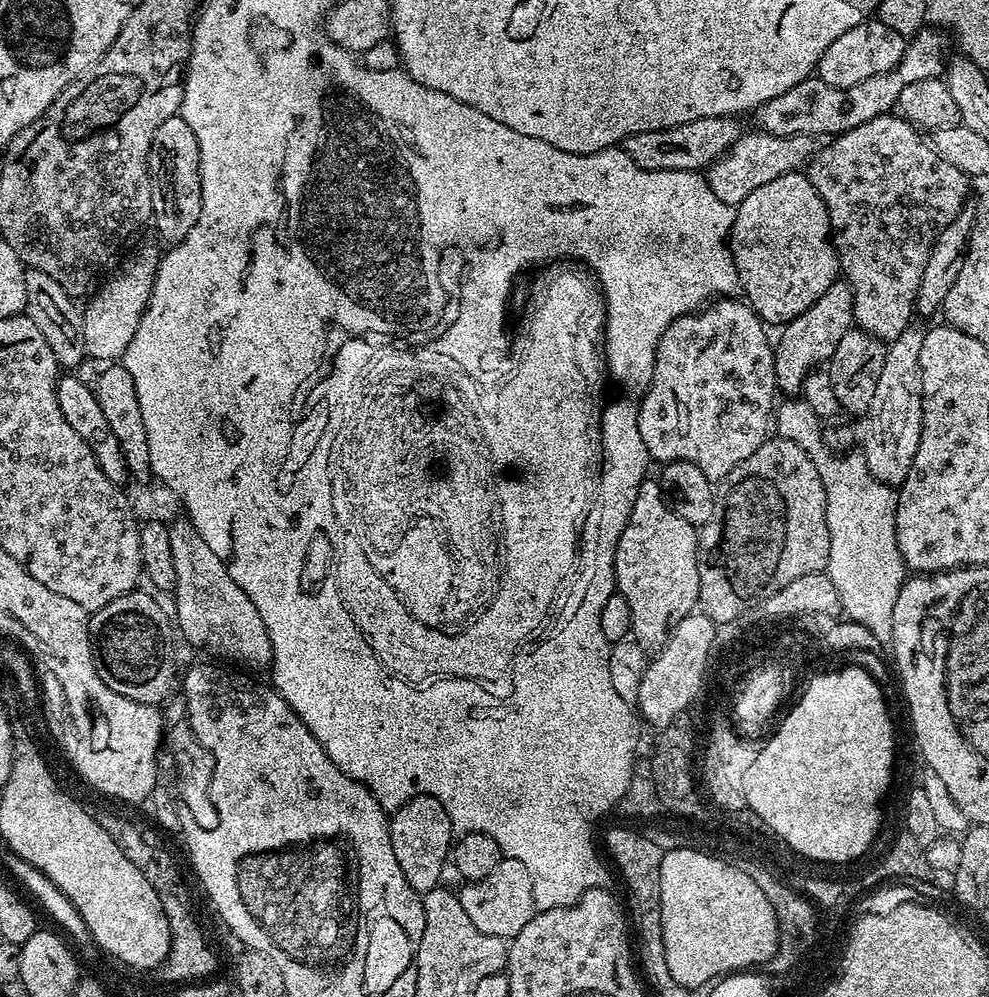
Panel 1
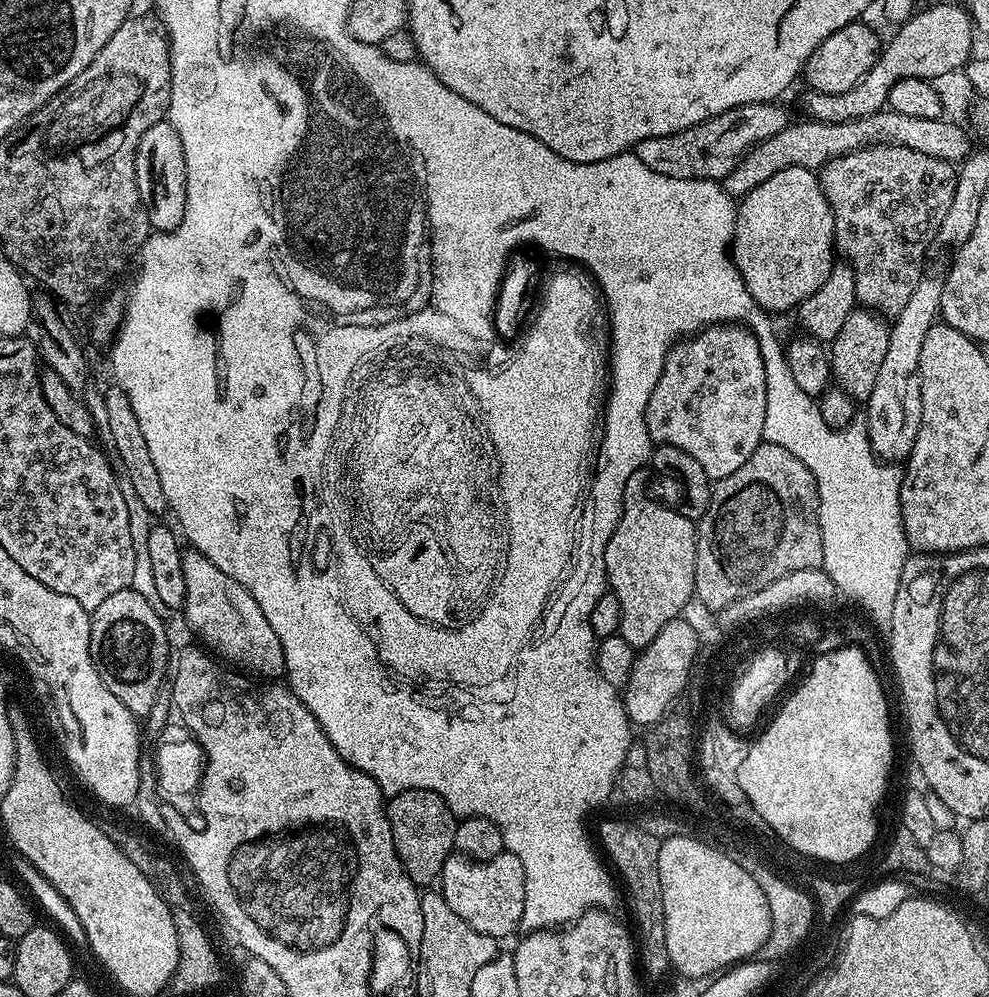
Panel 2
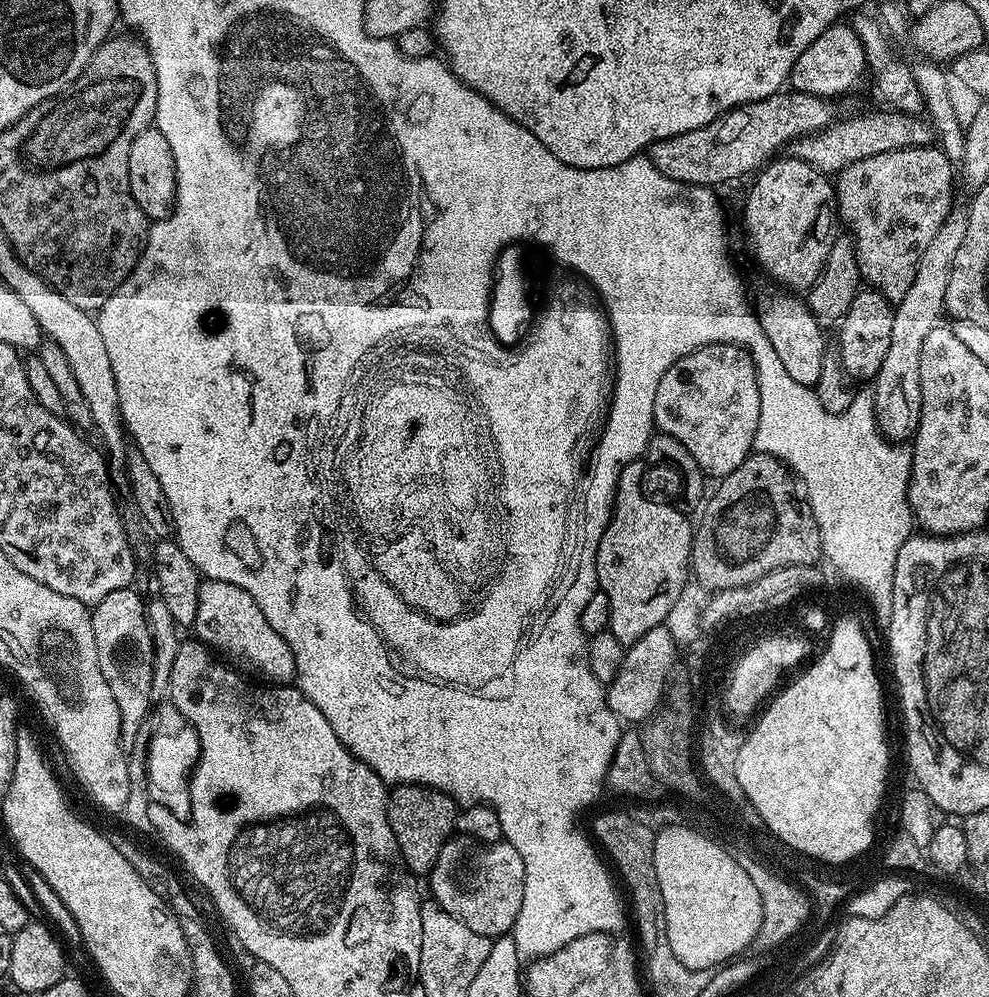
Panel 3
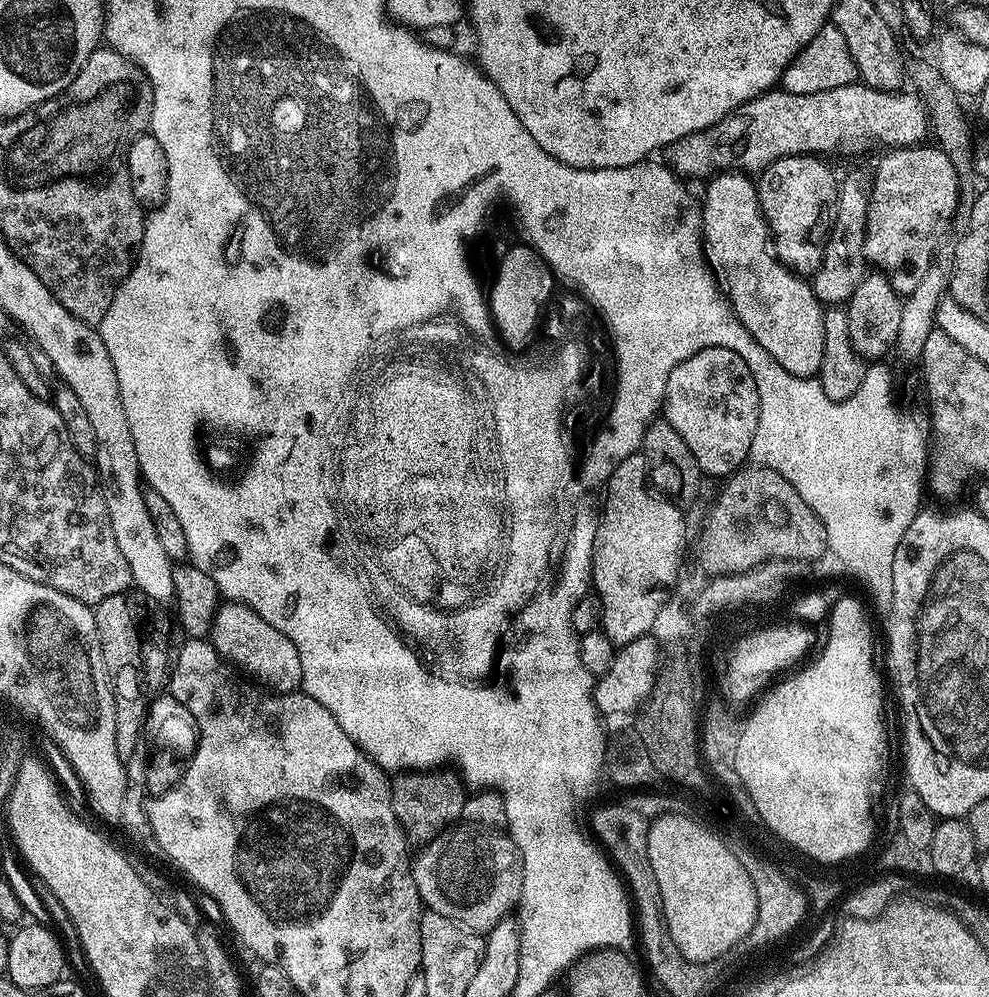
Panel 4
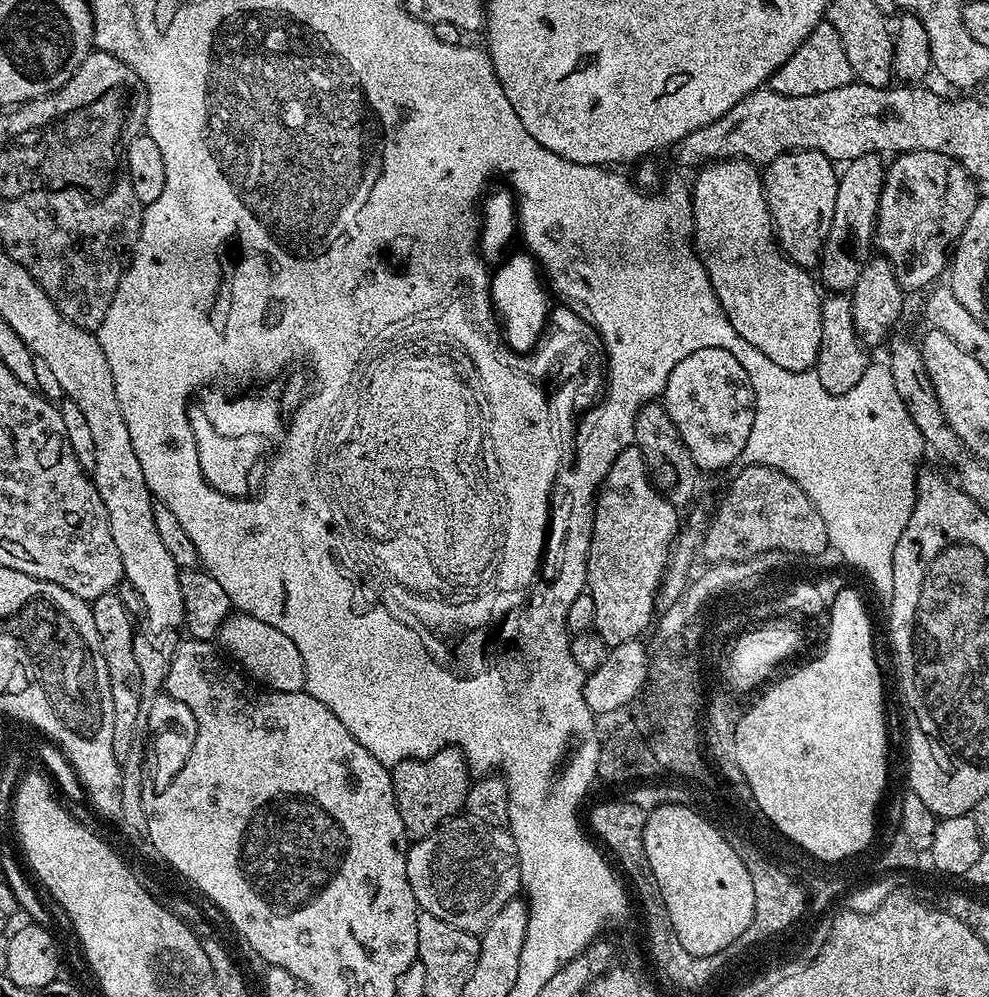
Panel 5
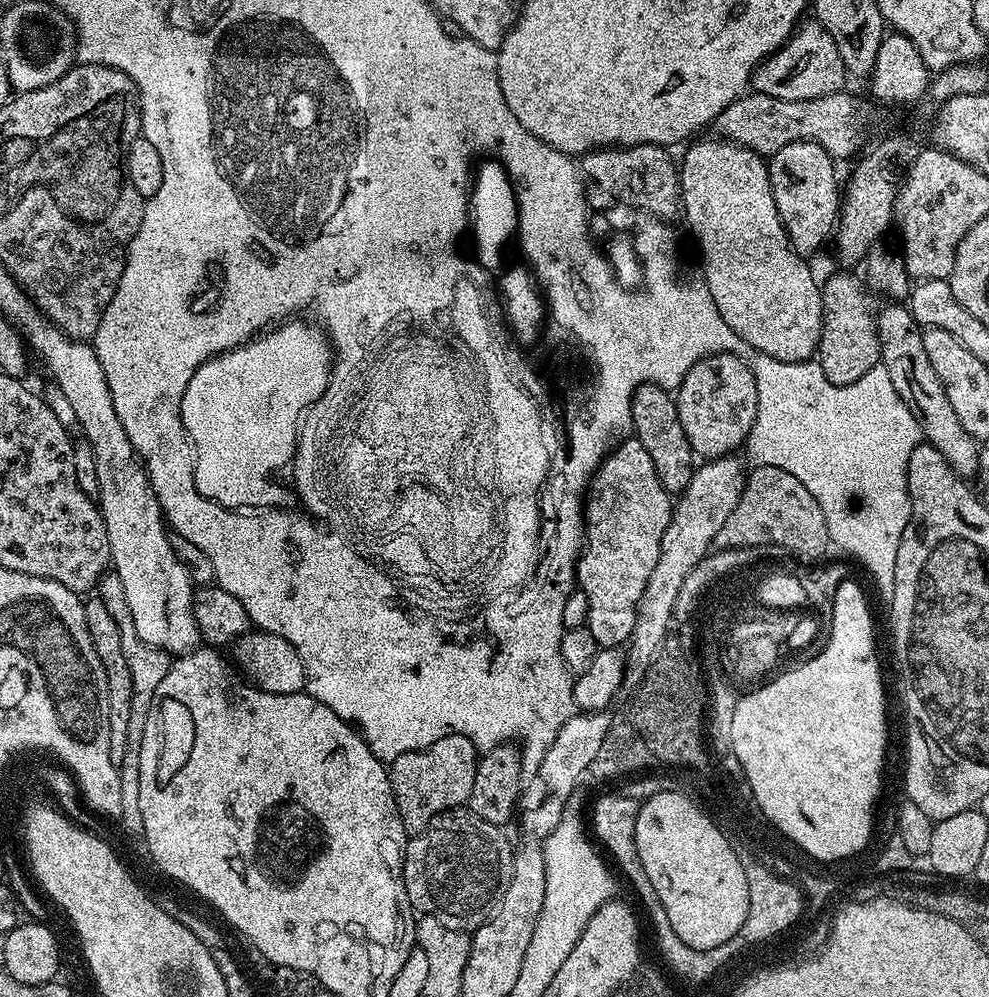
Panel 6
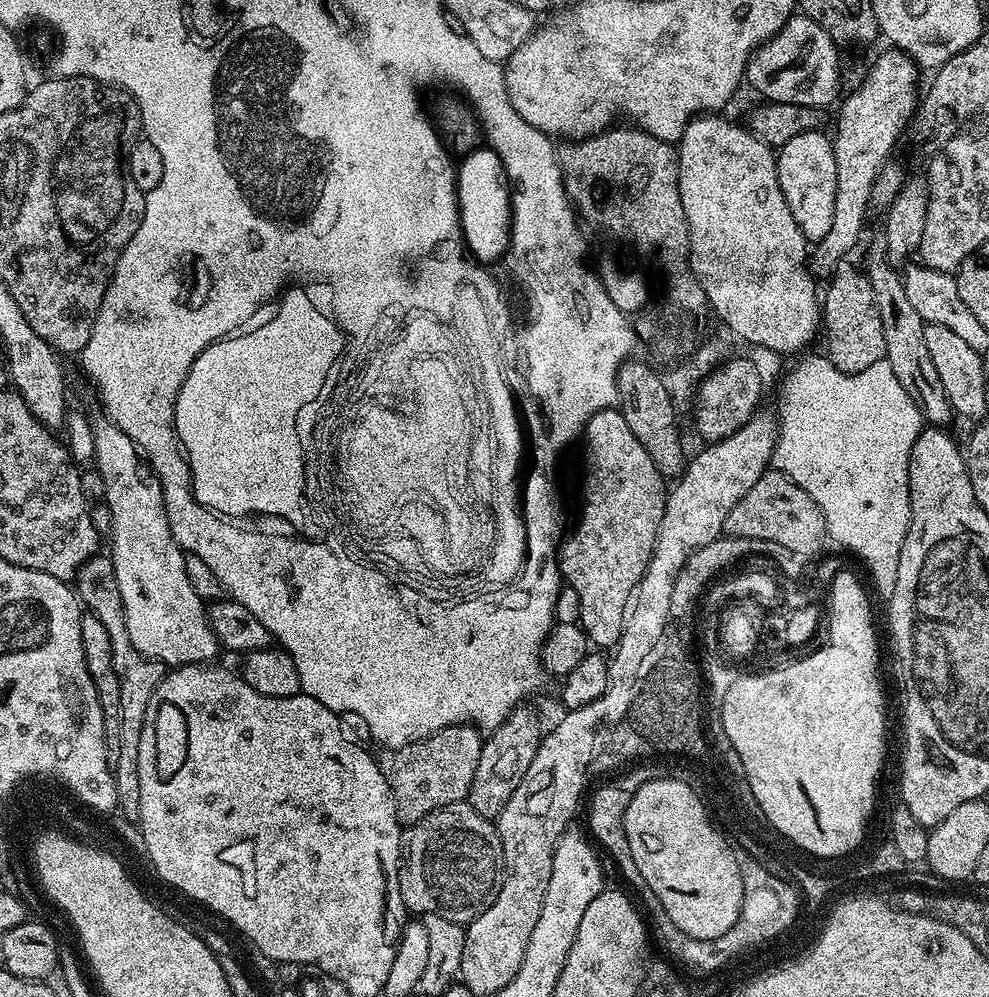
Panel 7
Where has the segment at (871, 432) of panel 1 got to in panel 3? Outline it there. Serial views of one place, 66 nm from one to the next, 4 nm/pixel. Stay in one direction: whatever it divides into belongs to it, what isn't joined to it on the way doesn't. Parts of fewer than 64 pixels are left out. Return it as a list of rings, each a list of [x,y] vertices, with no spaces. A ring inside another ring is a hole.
[[[960,206],[953,207],[949,212],[948,217],[942,222],[942,226],[938,226],[938,234],[934,234],[934,238],[930,238],[930,246],[926,246],[926,250],[922,254],[922,258],[916,267],[914,274],[914,282],[910,282],[910,290],[906,290],[906,298],[895,301],[894,304],[894,326],[890,330],[890,347],[886,350],[886,358],[882,361],[882,366],[878,370],[878,374],[874,378],[874,385],[871,389],[872,401],[876,407],[876,424],[880,428],[880,433],[892,442],[908,442],[915,437],[916,428],[920,425],[920,403],[922,402],[922,390],[920,389],[920,367],[922,366],[922,342],[926,342],[926,337],[929,336],[930,330],[934,330],[941,323],[940,315],[945,315],[946,309],[944,303],[946,302],[946,286],[950,286],[950,270],[954,262],[954,254],[958,254],[958,246],[962,246],[962,238],[966,238],[966,226],[968,225],[968,213]]]

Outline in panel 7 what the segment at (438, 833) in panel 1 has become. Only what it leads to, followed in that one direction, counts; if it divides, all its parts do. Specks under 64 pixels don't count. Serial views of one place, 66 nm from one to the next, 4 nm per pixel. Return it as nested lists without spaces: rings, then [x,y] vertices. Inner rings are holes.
[[[455,724],[432,736],[425,736],[422,740],[415,740],[412,744],[395,749],[391,753],[392,769],[389,767],[386,775],[388,785],[392,788],[396,817],[401,825],[416,824],[422,818],[426,818],[426,814],[442,806],[459,800],[467,801],[470,782],[474,782],[474,769],[478,767],[478,754],[482,754],[483,745],[481,729],[471,724]]]

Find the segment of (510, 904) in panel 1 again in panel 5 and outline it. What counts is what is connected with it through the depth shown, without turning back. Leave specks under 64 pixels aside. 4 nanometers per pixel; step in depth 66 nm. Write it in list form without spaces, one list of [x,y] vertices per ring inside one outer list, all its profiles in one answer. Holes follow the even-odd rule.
[[[457,814],[443,820],[436,831],[415,841],[408,849],[406,874],[410,878],[410,890],[414,890],[416,906],[421,912],[429,912],[447,924],[475,933],[487,928],[498,910],[502,910],[506,902],[517,899],[522,888],[518,846],[511,831],[508,828],[486,826],[486,822],[478,822],[467,814]]]

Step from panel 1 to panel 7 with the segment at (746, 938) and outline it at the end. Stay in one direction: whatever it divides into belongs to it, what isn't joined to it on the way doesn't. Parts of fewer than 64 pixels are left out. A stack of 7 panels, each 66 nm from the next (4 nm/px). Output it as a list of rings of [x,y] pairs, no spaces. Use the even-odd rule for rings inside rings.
[[[655,778],[646,782],[636,792],[631,793],[624,815],[626,842],[630,842],[630,858],[642,874],[644,888],[652,891],[655,903],[666,910],[668,920],[678,926],[678,930],[691,933],[693,938],[712,940],[720,936],[724,928],[736,920],[736,908],[742,900],[742,870],[738,870],[736,856],[726,854],[725,844],[719,844],[718,837],[710,834],[708,820],[702,819],[700,803],[697,803],[696,791],[687,780]]]

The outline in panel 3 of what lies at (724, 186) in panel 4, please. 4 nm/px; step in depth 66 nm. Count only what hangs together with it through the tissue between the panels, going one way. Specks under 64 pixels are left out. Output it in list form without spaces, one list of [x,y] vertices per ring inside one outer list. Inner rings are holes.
[[[788,290],[764,292],[754,300],[754,311],[762,330],[766,330],[766,338],[778,353],[782,367],[790,373],[794,382],[802,382],[802,386],[811,388],[818,382],[818,374],[822,374],[822,362],[826,345],[824,345],[825,329],[816,316],[808,308],[807,303],[799,295]]]

